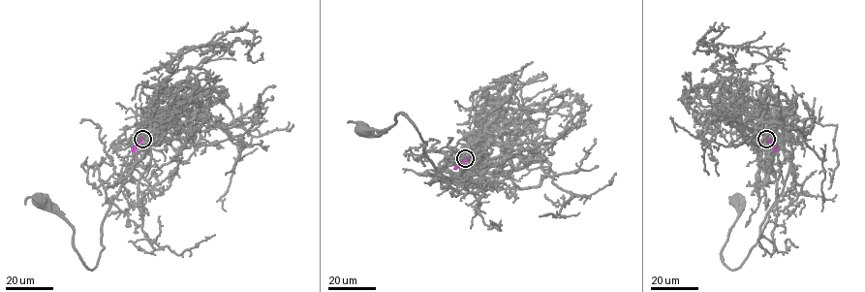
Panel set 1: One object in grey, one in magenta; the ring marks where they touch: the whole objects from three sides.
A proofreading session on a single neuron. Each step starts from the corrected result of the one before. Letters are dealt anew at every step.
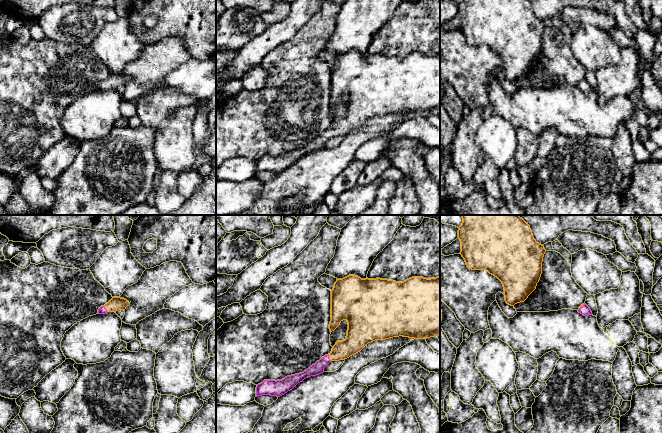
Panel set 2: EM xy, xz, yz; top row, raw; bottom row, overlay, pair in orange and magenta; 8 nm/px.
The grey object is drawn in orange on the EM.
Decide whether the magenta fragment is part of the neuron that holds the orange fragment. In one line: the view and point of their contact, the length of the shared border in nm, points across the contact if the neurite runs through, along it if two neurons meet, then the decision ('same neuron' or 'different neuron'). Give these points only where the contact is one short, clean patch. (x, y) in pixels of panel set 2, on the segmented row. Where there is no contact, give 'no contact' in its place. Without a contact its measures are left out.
xz (329, 357) | 60 nm | across xz (355, 341), (350, 346), (329, 357), (317, 368) | same neuron

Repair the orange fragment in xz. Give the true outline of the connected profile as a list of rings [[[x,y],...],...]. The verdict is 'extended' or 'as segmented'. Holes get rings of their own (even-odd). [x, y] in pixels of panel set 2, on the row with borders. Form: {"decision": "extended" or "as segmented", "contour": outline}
{"decision": "extended", "contour": [[[355,275],[337,279],[331,291],[330,332],[334,331],[343,320],[348,322],[346,339],[337,341],[330,354],[322,357],[302,373],[277,381],[264,380],[256,387],[256,397],[262,395],[280,397],[307,377],[323,373],[324,368],[331,361],[347,359],[375,340],[386,340],[399,336],[426,339],[439,335],[440,277],[431,279],[412,277],[404,282],[380,278],[361,279]]]}

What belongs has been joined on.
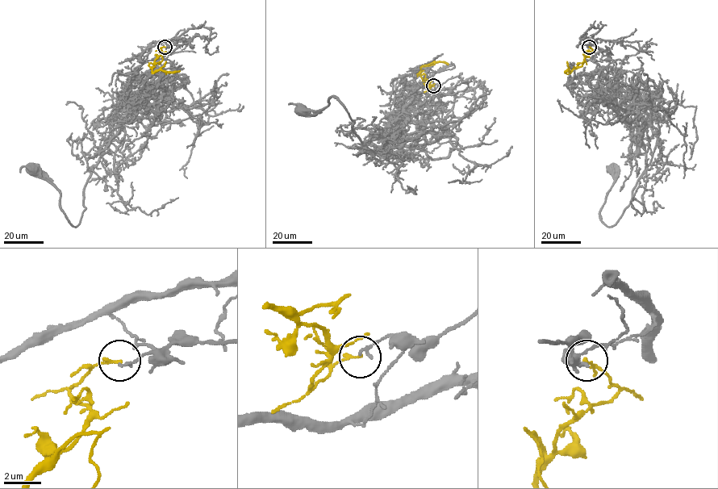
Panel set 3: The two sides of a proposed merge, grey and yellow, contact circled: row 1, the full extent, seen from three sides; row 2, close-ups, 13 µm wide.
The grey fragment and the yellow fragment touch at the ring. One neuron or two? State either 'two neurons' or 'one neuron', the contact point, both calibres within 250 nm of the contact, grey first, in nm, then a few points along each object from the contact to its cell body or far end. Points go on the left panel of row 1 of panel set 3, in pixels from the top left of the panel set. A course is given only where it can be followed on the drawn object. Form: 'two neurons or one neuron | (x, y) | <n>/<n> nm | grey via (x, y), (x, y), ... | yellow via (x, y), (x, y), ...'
one neuron | (164, 47) | 180/160 nm | grey via (164, 47), (148, 48), (140, 58), (130, 82), (131, 112), (88, 179), (76, 227), (57, 190), (31, 167) | yellow via (164, 47), (160, 50), (161, 53), (154, 61), (152, 72), (179, 71)

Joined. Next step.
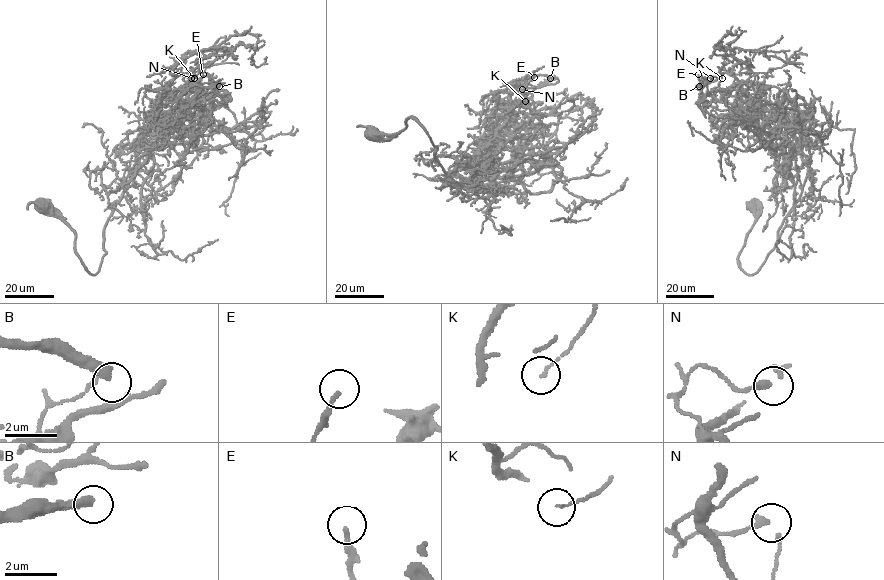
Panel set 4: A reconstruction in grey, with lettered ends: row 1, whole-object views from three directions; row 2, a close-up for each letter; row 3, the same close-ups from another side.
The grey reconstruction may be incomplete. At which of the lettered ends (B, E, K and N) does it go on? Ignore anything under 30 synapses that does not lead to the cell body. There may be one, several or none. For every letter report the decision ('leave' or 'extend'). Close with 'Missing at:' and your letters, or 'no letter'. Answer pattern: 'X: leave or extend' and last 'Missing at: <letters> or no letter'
B: extend
E: leave
K: leave
N: leave
Missing at: B

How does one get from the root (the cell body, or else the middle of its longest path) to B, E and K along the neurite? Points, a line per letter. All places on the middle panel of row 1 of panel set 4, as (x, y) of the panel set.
B: (370, 133), (395, 134), (415, 118), (456, 183), (488, 187), (521, 137), (511, 83), (550, 78)
E: (370, 133), (395, 134), (415, 118), (456, 183), (490, 187), (521, 137), (510, 114), (511, 83), (534, 77)
K: (370, 133), (395, 134), (415, 118), (456, 183), (488, 187), (521, 137), (510, 114), (514, 81), (525, 101)

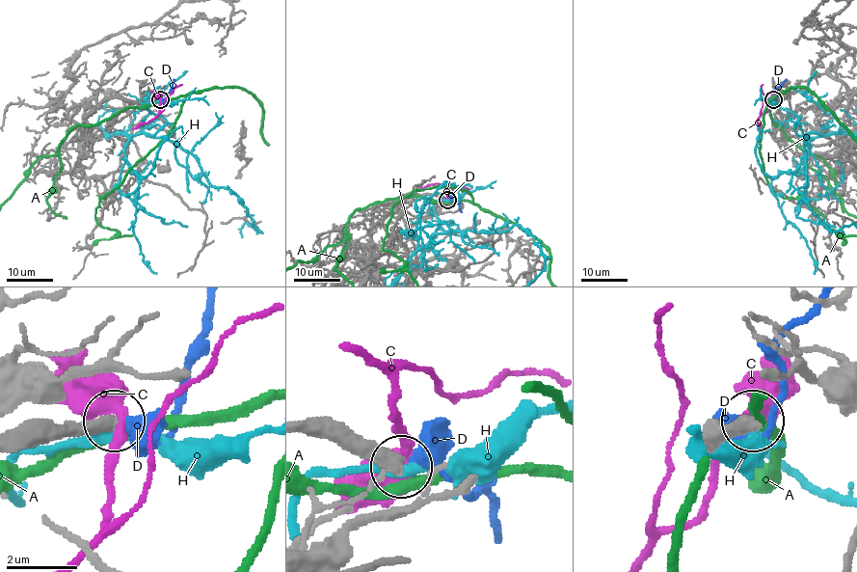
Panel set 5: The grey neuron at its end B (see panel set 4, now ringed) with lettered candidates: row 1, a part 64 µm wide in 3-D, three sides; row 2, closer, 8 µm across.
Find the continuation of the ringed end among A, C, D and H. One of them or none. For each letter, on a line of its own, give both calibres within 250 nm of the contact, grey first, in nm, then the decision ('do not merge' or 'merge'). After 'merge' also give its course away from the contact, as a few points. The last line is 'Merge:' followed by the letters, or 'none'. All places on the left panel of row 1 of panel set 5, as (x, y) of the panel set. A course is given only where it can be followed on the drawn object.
A: 440/320 nm | do not merge
C: 460/320 nm | do not merge
D: 420/440 nm | do not merge
H: 500/300 nm | do not merge
Merge: none

